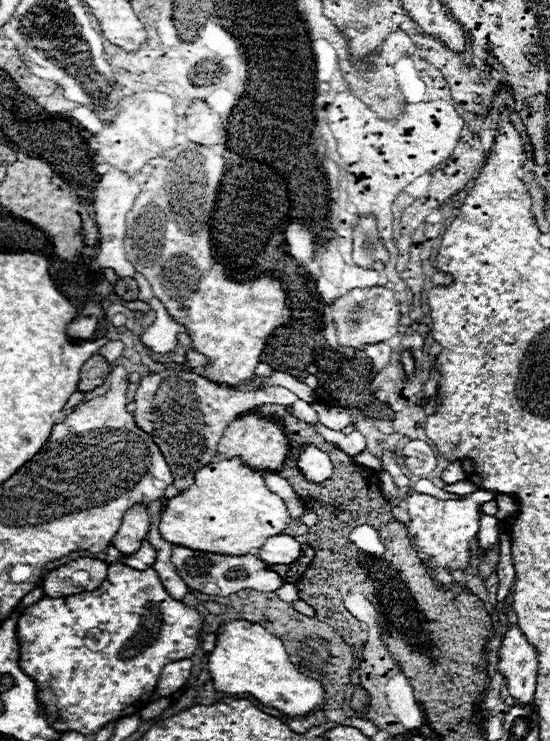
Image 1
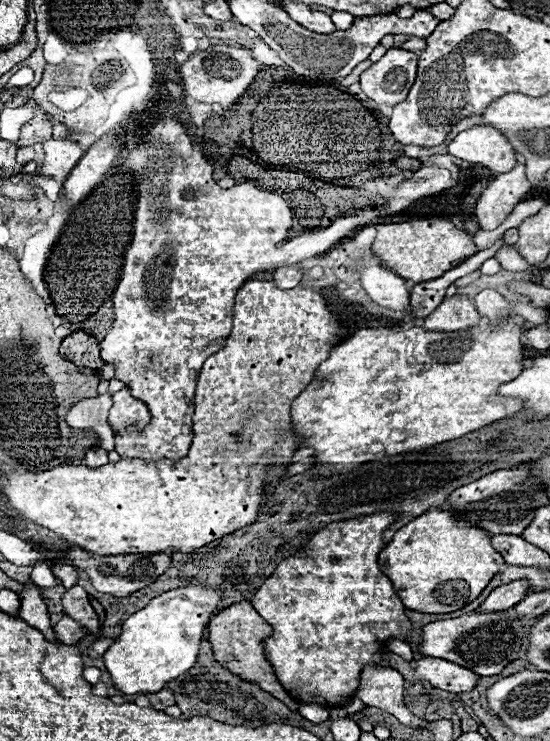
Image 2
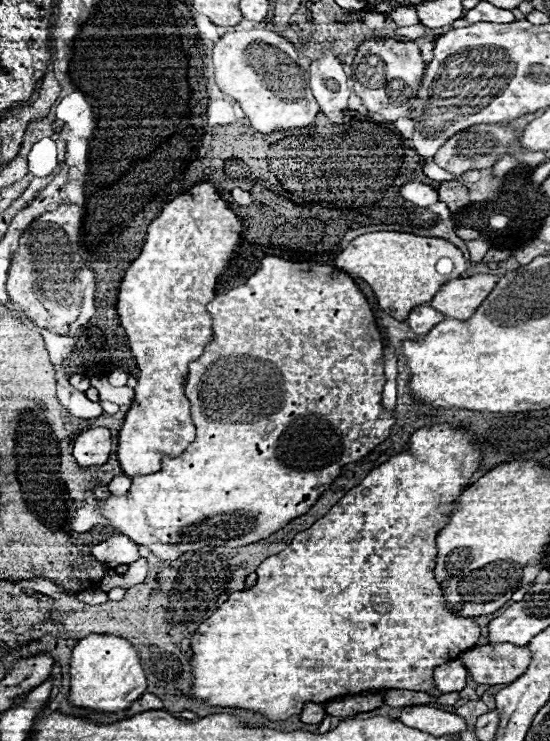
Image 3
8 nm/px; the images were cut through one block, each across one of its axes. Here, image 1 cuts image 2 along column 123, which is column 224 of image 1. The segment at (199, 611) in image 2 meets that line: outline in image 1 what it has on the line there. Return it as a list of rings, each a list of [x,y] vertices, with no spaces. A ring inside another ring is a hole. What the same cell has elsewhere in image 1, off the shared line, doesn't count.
[[[236,620],[236,622],[222,624],[216,648],[208,656],[208,672],[212,674],[214,688],[218,692],[226,692],[226,694],[252,694],[262,704],[268,704],[268,706],[280,710],[286,716],[306,716],[310,712],[320,712],[320,710],[324,710],[324,704],[326,704],[324,686],[318,680],[312,680],[312,678],[300,674],[296,670],[296,666],[290,662],[288,652],[284,648],[282,640],[272,636],[264,626],[260,626],[256,622]]]

